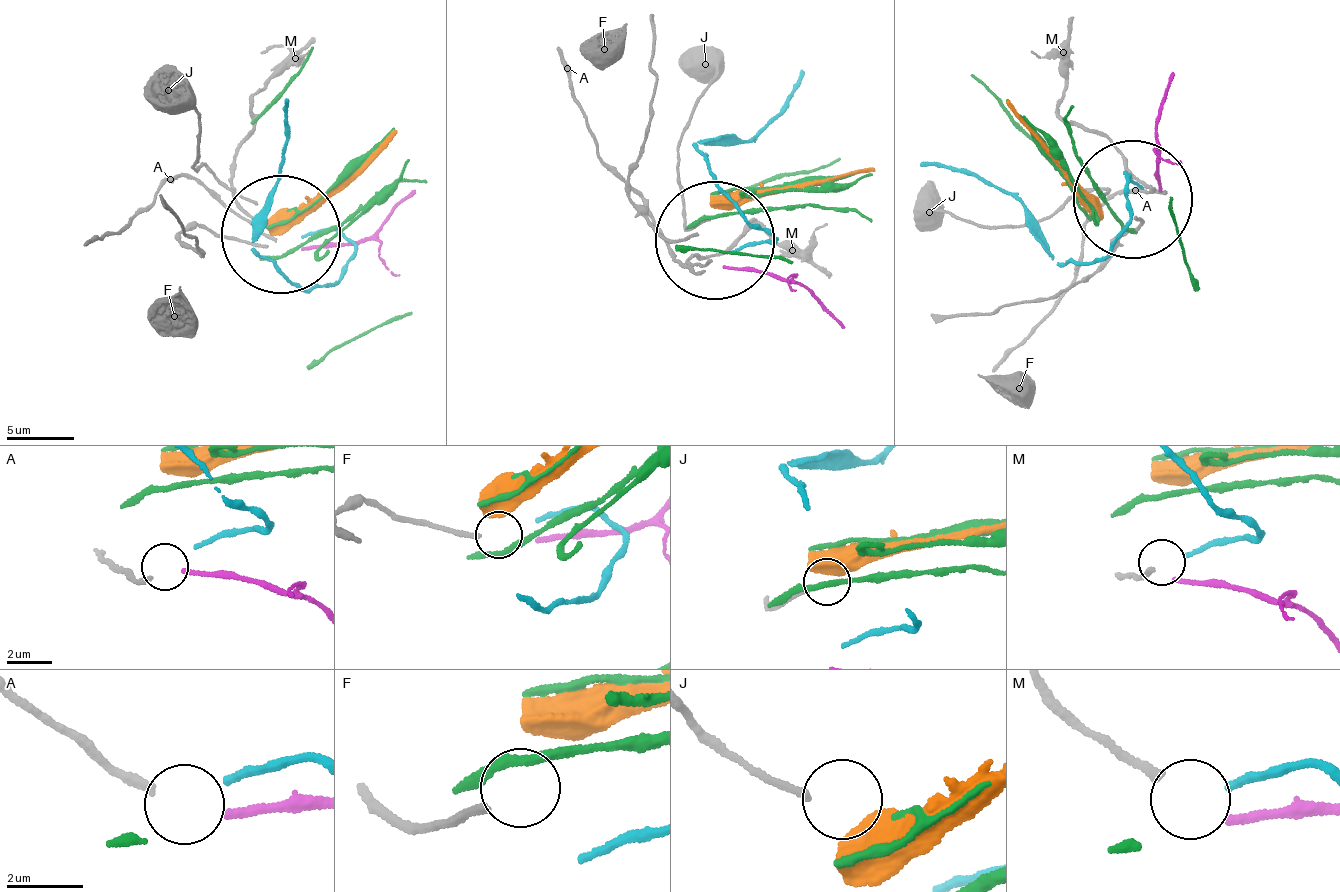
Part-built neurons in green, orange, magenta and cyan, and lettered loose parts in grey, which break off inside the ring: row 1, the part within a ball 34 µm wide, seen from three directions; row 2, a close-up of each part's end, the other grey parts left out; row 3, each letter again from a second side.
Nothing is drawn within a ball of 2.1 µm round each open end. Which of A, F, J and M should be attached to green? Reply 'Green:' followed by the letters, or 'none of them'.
Green: none of them

